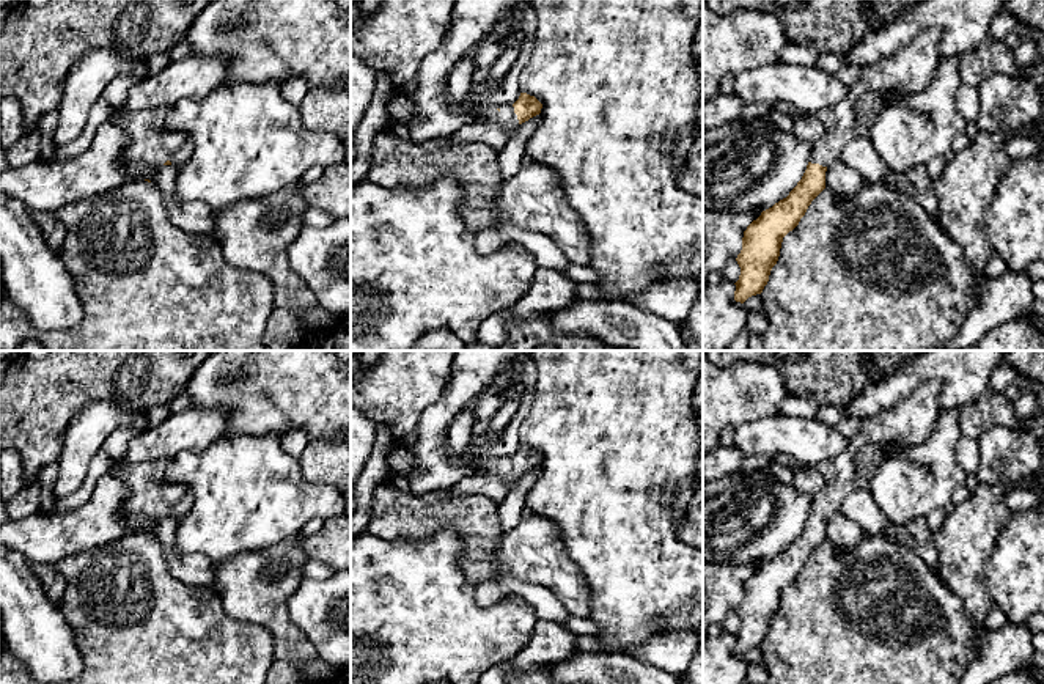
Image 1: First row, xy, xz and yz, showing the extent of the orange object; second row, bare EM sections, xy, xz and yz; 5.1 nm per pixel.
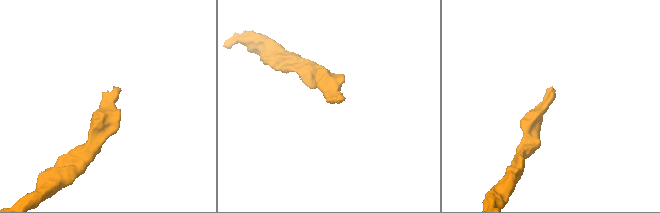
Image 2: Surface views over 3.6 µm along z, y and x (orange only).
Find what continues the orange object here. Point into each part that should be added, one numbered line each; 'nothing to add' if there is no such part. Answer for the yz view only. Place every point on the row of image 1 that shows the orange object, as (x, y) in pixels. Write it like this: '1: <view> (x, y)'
1: yz (909, 69)

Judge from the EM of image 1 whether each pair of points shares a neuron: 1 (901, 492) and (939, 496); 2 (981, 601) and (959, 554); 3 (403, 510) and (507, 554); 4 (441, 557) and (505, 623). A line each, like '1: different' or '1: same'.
1: same
2: same
3: different
4: same

